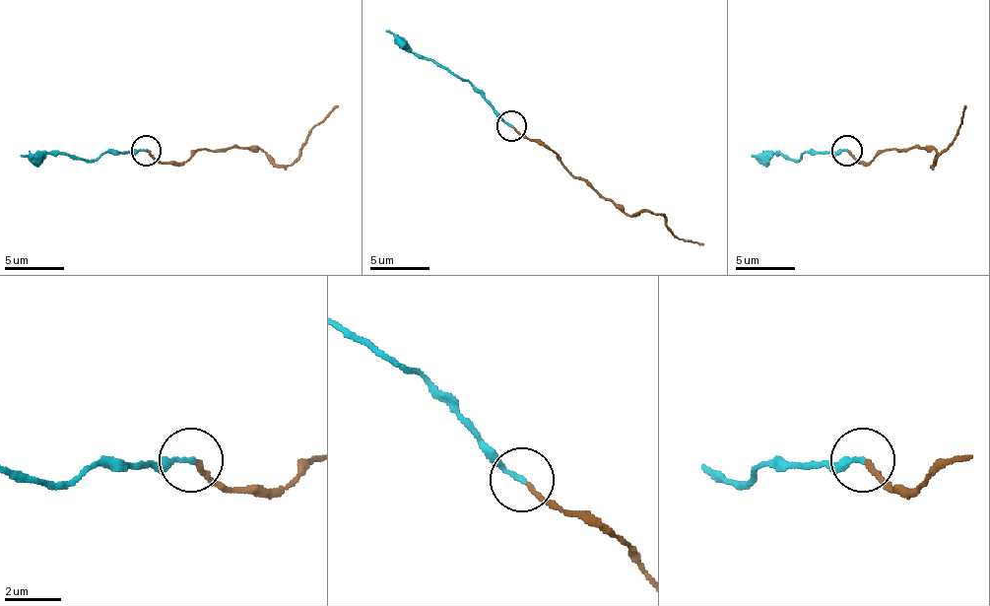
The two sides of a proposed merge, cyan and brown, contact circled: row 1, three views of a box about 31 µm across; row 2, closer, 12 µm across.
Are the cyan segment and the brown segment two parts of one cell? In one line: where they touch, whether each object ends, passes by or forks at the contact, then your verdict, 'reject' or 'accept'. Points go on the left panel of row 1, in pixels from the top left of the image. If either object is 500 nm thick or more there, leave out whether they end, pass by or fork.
at (146, 150); cyan ends there; brown ends there; accept

